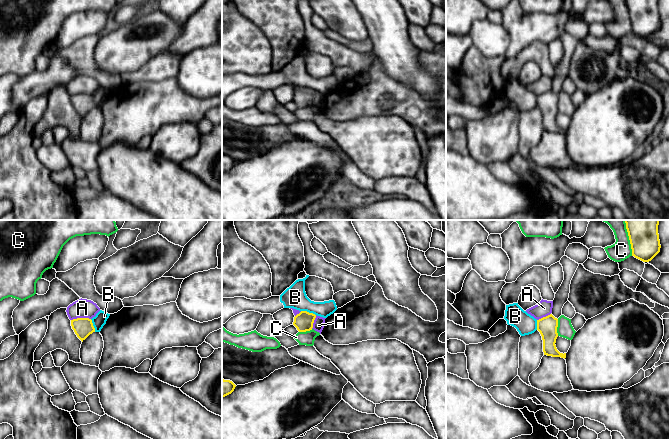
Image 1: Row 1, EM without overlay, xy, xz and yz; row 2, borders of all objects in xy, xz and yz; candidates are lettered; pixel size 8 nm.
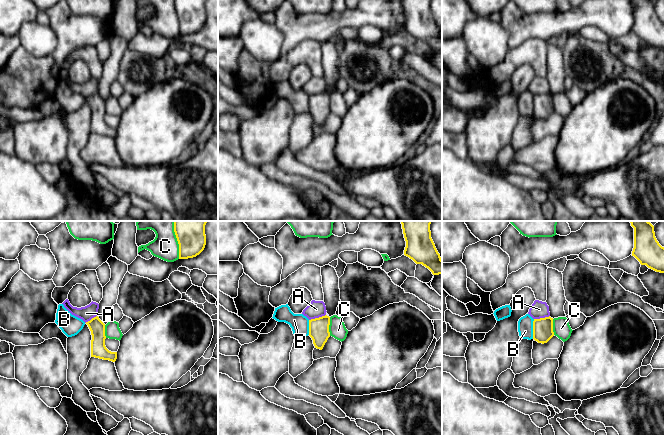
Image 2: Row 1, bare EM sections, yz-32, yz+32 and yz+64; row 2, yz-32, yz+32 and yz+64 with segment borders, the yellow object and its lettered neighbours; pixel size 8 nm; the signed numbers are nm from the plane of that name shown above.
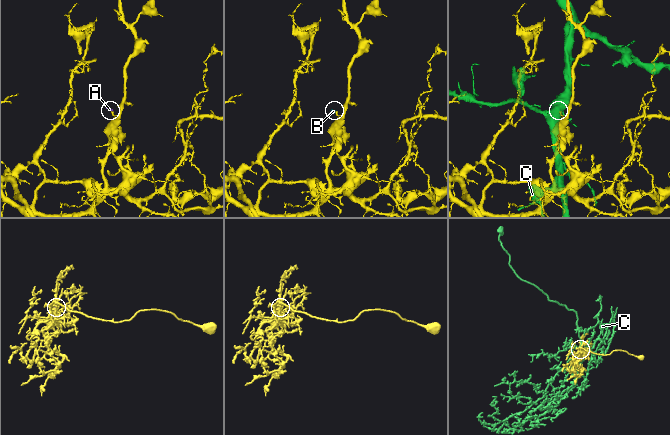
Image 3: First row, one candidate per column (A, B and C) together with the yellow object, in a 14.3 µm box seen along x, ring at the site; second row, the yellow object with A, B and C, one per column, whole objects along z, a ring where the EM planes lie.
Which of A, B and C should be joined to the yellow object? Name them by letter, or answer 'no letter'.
no letter

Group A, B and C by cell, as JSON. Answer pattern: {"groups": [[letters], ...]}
{"groups": [["A"], ["B"], ["C"]]}

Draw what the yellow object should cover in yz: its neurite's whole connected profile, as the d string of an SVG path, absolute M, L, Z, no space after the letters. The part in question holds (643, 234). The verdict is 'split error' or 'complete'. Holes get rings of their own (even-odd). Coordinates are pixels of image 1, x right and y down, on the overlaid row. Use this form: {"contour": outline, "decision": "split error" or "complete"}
{"contour": "M625 220L632 256L651 261L660 252L659 220Z", "decision": "complete"}

